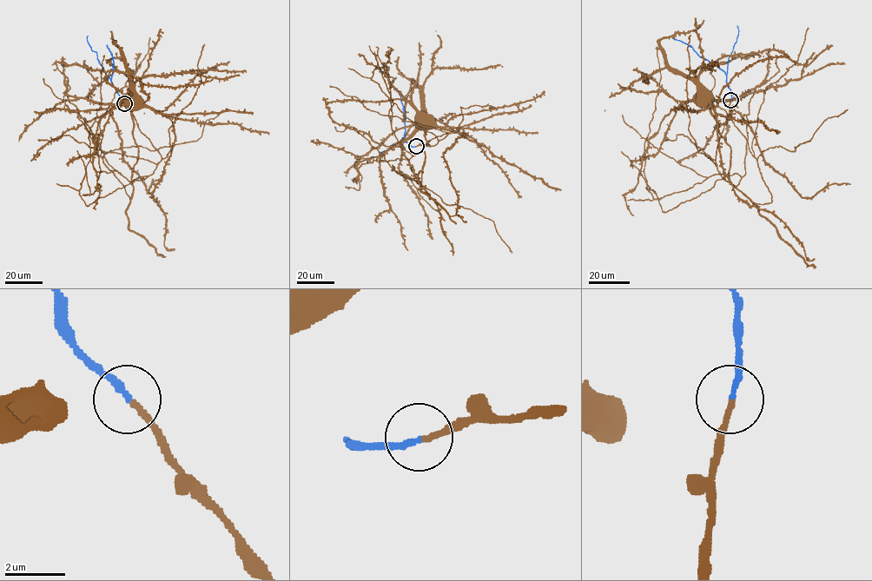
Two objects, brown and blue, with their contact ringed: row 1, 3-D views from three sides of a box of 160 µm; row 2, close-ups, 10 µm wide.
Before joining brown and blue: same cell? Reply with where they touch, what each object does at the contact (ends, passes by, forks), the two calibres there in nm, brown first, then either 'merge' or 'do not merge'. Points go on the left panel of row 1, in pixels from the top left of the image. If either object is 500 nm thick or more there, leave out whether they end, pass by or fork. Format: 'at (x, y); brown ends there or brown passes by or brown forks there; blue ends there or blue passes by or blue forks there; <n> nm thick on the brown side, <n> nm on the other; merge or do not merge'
at (124, 103); brown ends there; blue ends there; 180 nm thick on the brown side, 190 nm on the other; merge

